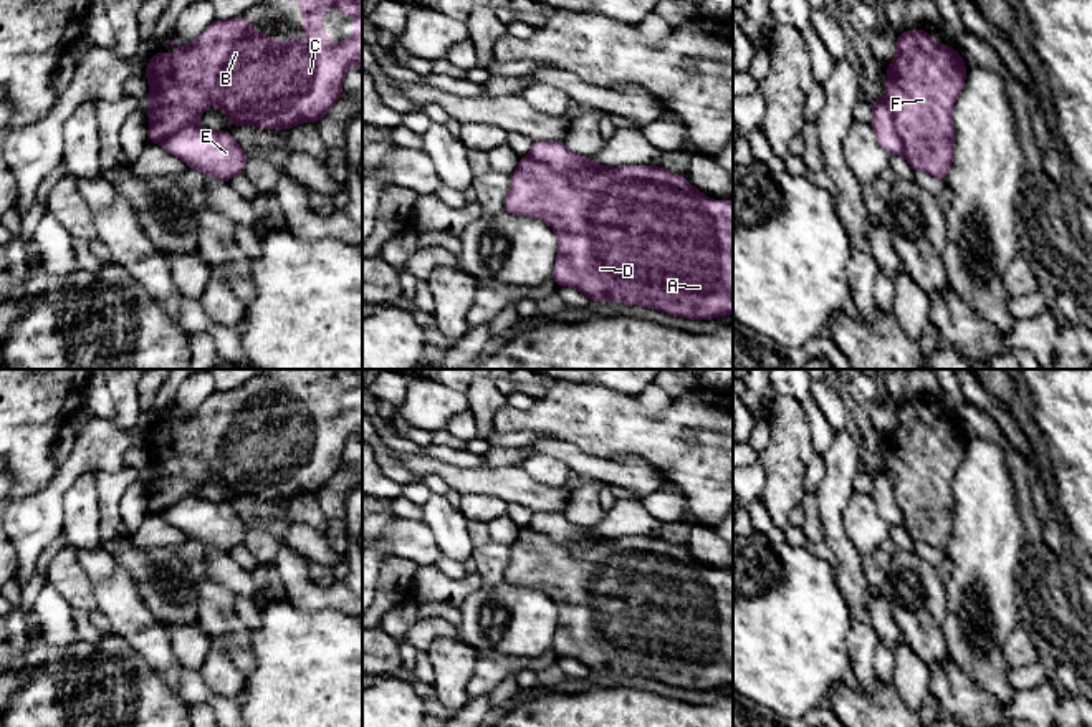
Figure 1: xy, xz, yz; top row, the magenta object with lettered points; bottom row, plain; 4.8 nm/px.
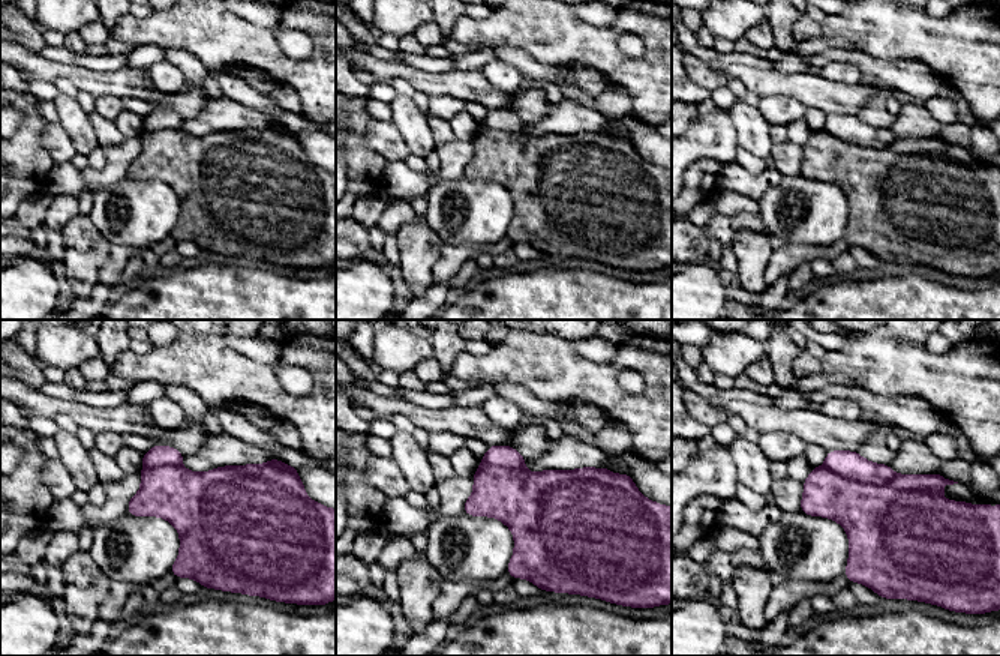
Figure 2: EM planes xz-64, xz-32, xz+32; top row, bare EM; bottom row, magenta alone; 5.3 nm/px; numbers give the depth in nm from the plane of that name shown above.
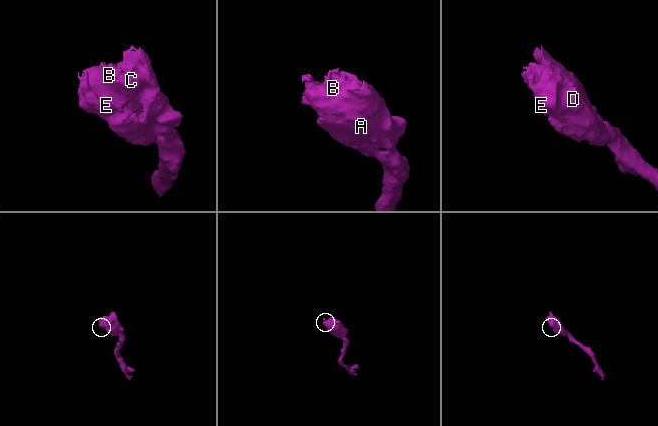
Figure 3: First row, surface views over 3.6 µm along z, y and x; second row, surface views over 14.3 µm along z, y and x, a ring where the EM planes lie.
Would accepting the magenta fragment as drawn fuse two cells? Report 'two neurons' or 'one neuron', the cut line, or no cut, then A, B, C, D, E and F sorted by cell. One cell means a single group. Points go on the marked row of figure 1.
two neurons; cut xz (528, 156), (556, 171), (583, 173), (603, 166); groups A B C D F / E

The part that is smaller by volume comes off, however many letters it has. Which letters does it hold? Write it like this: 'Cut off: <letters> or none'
Cut off: E

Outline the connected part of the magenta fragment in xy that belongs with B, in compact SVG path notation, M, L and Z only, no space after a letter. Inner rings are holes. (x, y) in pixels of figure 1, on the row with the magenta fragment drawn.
M301 0L299 20L308 26L308 36L301 40L288 38L283 46L276 43L276 35L265 40L263 33L242 15L235 20L213 20L195 41L177 48L172 56L164 56L160 51L152 55L146 68L146 78L157 99L157 111L149 114L147 142L162 144L179 128L199 124L199 116L208 104L217 104L230 124L256 124L261 129L288 131L295 124L318 123L324 118L342 94L346 70L351 65L362 68L362 0ZM329 5L338 5L341 15L354 18L354 36L349 41L331 45L328 33L321 28L321 17L331 12Z

